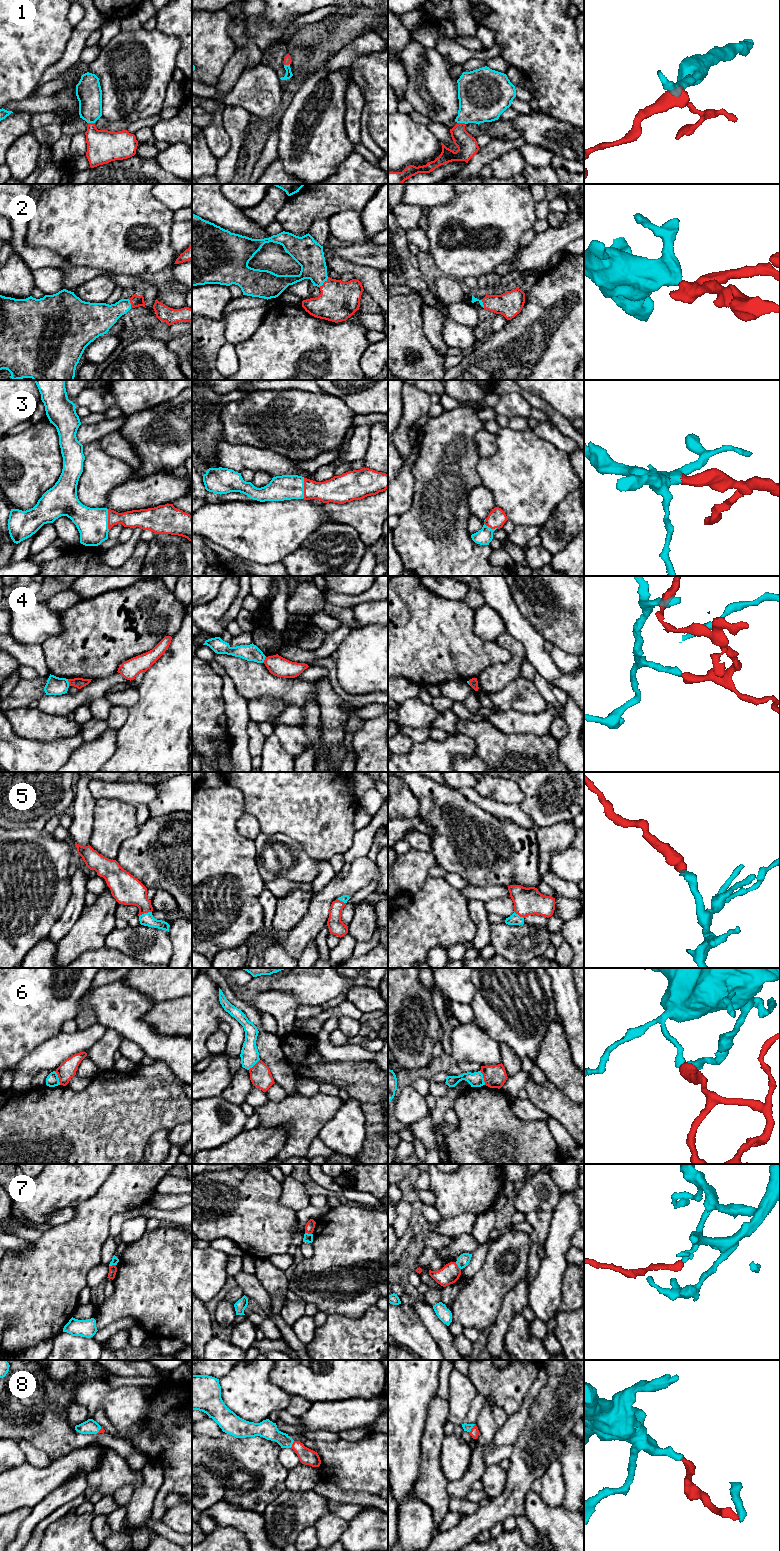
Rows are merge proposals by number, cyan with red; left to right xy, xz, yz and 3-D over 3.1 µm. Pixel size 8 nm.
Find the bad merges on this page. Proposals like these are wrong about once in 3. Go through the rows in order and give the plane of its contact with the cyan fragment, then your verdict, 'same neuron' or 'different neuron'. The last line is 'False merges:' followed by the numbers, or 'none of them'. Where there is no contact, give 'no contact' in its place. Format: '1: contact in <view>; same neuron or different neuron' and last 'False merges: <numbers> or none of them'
1: contact in xy; same neuron
2: contact in xz; same neuron
3: contact in xy; same neuron
4: contact in xy; different neuron
5: contact in xy; same neuron
6: contact in yz; different neuron
7: contact in yz; different neuron
8: contact in yz; same neuron
False merges: 4, 6, 7

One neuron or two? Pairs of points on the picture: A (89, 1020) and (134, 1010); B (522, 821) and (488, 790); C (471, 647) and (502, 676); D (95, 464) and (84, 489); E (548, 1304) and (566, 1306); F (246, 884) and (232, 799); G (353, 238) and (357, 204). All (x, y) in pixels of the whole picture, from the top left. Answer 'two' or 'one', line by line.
A: two
B: two
C: two
D: one
E: two
F: one
G: two

